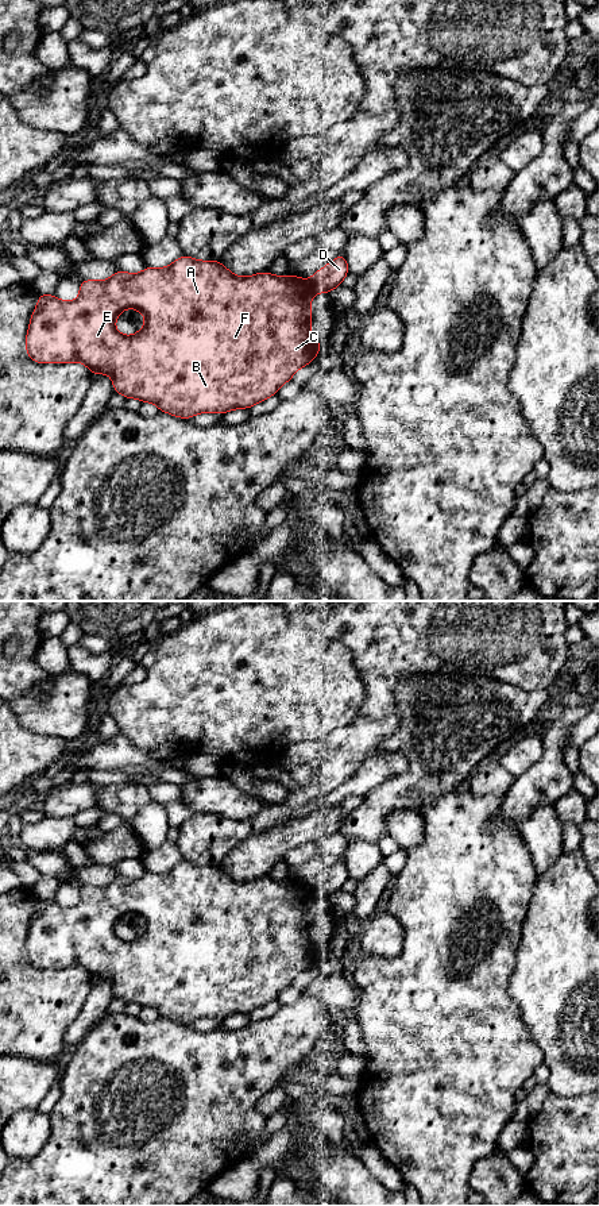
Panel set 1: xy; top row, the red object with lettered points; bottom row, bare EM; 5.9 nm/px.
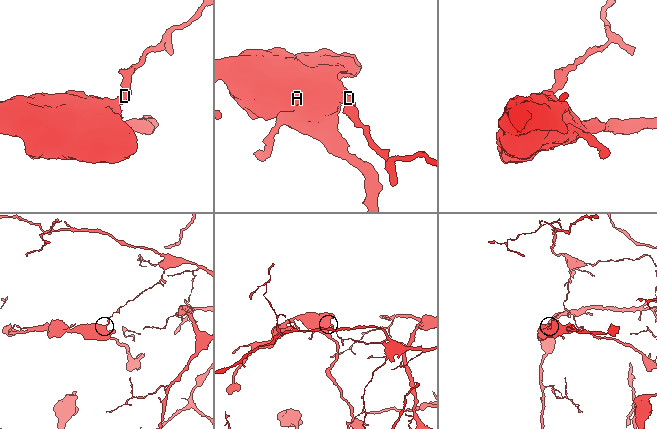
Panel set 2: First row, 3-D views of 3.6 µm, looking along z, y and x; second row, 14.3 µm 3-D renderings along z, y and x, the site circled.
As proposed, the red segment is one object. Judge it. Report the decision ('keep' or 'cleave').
cleave

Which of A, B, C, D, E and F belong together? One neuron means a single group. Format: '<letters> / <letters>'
A B C E F / D

